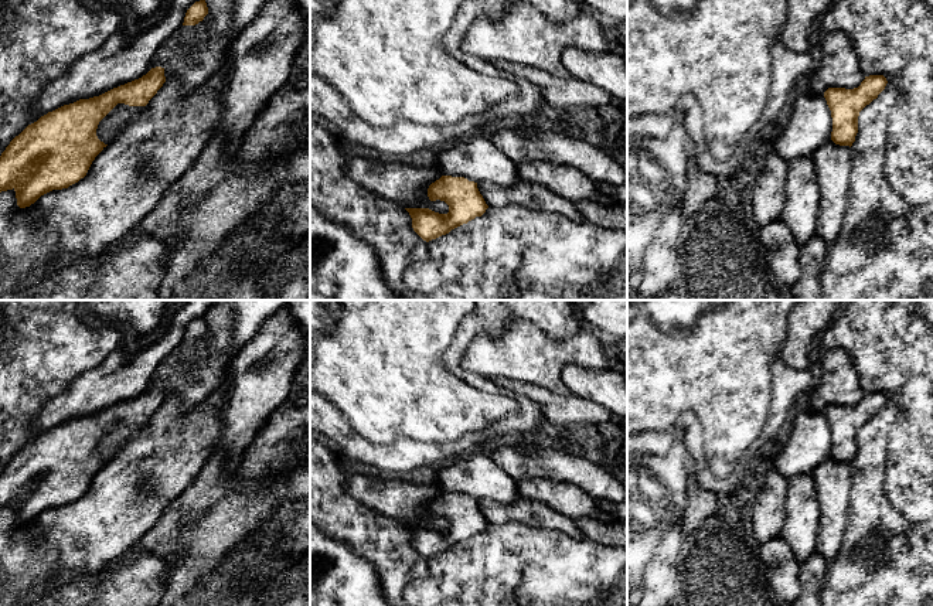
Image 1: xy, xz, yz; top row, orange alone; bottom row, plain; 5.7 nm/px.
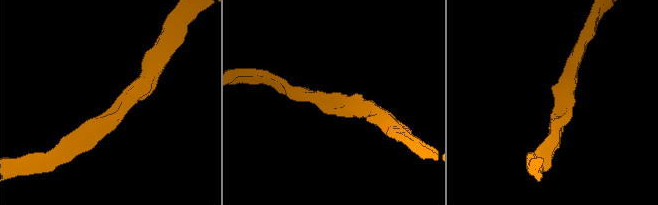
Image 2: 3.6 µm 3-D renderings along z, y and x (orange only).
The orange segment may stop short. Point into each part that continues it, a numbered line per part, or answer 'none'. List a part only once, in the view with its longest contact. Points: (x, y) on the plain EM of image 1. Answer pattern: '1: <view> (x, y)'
none

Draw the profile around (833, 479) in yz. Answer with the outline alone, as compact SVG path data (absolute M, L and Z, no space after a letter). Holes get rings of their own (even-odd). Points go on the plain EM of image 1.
M831 456L814 470L820 501L820 534L815 539L815 552L828 562L837 556L844 538L852 473L849 463L835 462Z

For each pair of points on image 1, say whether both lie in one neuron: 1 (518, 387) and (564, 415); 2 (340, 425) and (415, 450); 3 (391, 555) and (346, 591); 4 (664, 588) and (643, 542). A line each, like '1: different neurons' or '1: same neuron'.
1: same neuron
2: same neuron
3: same neuron
4: different neurons

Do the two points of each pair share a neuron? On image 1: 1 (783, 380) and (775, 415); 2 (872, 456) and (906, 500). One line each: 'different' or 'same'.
1: same
2: different

